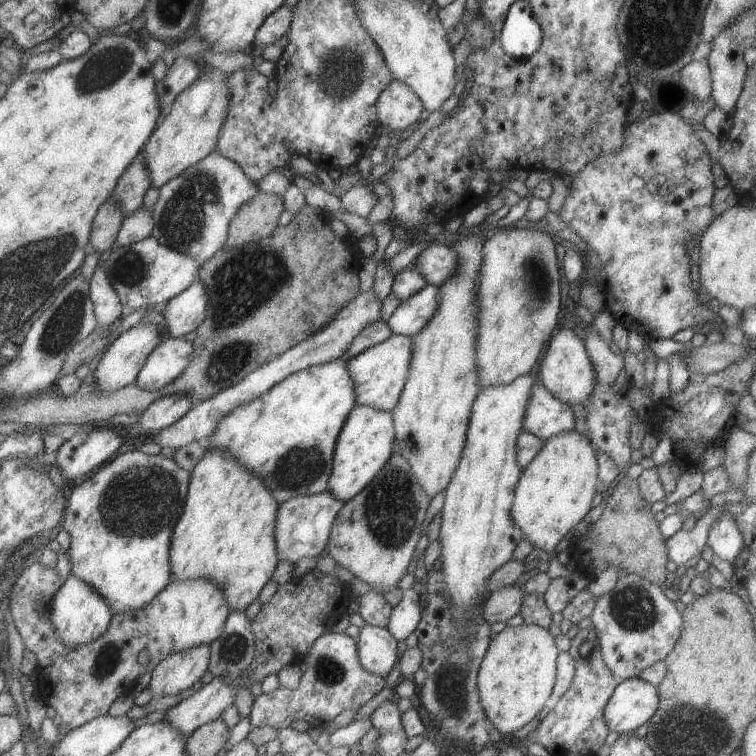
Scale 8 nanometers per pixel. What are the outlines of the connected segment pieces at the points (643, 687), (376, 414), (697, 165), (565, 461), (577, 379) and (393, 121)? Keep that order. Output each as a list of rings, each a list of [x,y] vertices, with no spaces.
[[[642,678],[618,680],[604,706],[605,724],[610,731],[631,733],[653,716],[658,700],[656,687]]]
[[[355,405],[340,429],[333,450],[327,491],[341,503],[356,496],[390,458],[394,427],[391,412]]]
[[[661,111],[654,113],[643,120],[632,121],[627,126],[627,132],[624,134],[624,141],[620,149],[612,153],[601,153],[594,156],[583,168],[574,174],[571,183],[570,194],[564,198],[563,206],[559,211],[559,218],[567,226],[570,226],[575,232],[589,245],[591,249],[599,256],[601,265],[606,273],[606,286],[604,294],[604,309],[606,309],[615,321],[622,325],[628,332],[633,331],[642,338],[648,340],[671,339],[674,334],[682,329],[694,329],[696,326],[705,326],[714,324],[712,329],[722,331],[724,327],[721,319],[709,311],[708,306],[701,304],[697,300],[697,294],[693,291],[690,282],[690,266],[688,252],[683,246],[685,240],[691,240],[701,234],[705,227],[714,219],[711,211],[711,196],[717,192],[713,188],[713,175],[711,175],[712,158],[709,157],[705,145],[695,133],[687,119],[684,119],[677,113],[670,111]]]
[[[574,429],[543,441],[532,462],[521,472],[515,486],[510,518],[536,548],[552,556],[557,541],[570,533],[590,510],[598,481],[596,452],[590,440]]]
[[[562,329],[553,335],[547,346],[547,354],[541,360],[537,379],[540,384],[560,402],[569,406],[581,404],[592,394],[597,383],[593,366],[586,354],[582,340],[575,336],[572,329]]]
[[[392,79],[376,100],[378,122],[391,133],[407,133],[416,125],[423,109],[422,102],[413,89],[397,79]]]

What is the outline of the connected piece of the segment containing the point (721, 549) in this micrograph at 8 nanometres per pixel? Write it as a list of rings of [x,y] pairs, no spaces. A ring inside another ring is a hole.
[[[721,515],[712,523],[706,544],[713,554],[730,563],[745,546],[738,526],[729,515]]]

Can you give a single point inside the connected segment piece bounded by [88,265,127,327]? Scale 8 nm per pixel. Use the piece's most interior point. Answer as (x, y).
(107, 307)

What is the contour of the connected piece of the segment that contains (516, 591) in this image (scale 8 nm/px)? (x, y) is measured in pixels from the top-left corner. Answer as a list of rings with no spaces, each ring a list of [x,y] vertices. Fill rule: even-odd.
[[[518,582],[490,591],[482,602],[482,617],[487,624],[505,622],[520,612],[523,595]]]

